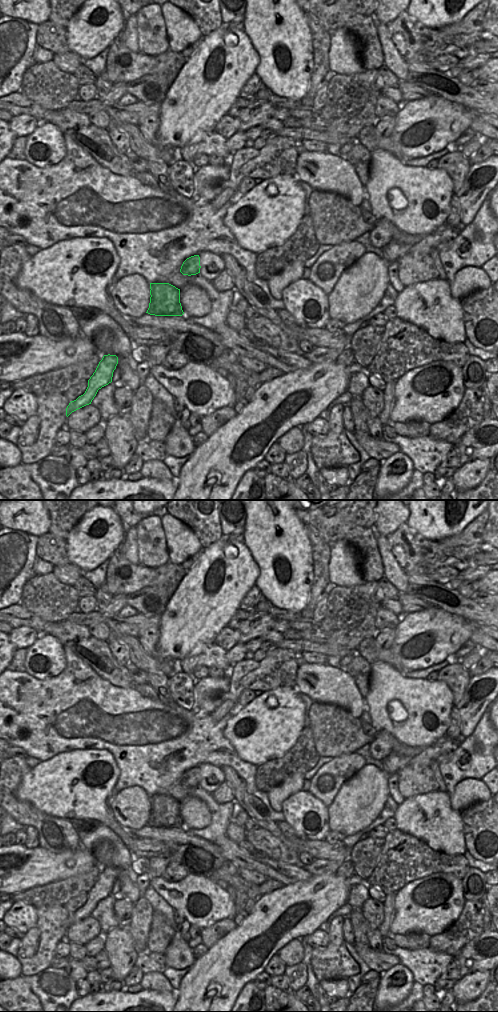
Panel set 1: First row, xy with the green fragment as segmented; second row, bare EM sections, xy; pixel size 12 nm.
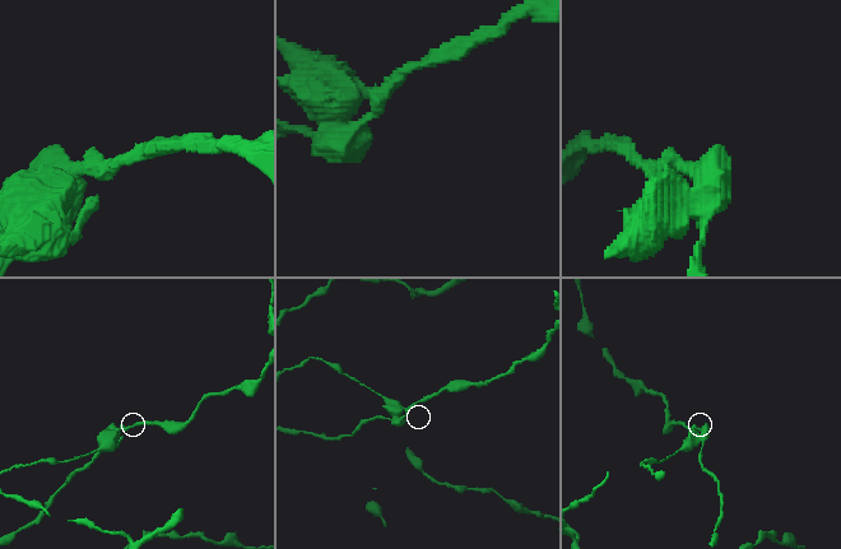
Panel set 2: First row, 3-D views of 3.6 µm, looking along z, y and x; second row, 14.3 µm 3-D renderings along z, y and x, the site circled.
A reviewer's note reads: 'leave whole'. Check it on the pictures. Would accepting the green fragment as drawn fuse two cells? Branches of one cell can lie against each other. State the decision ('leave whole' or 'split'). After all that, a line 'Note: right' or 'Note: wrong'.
split
Note: wrong

